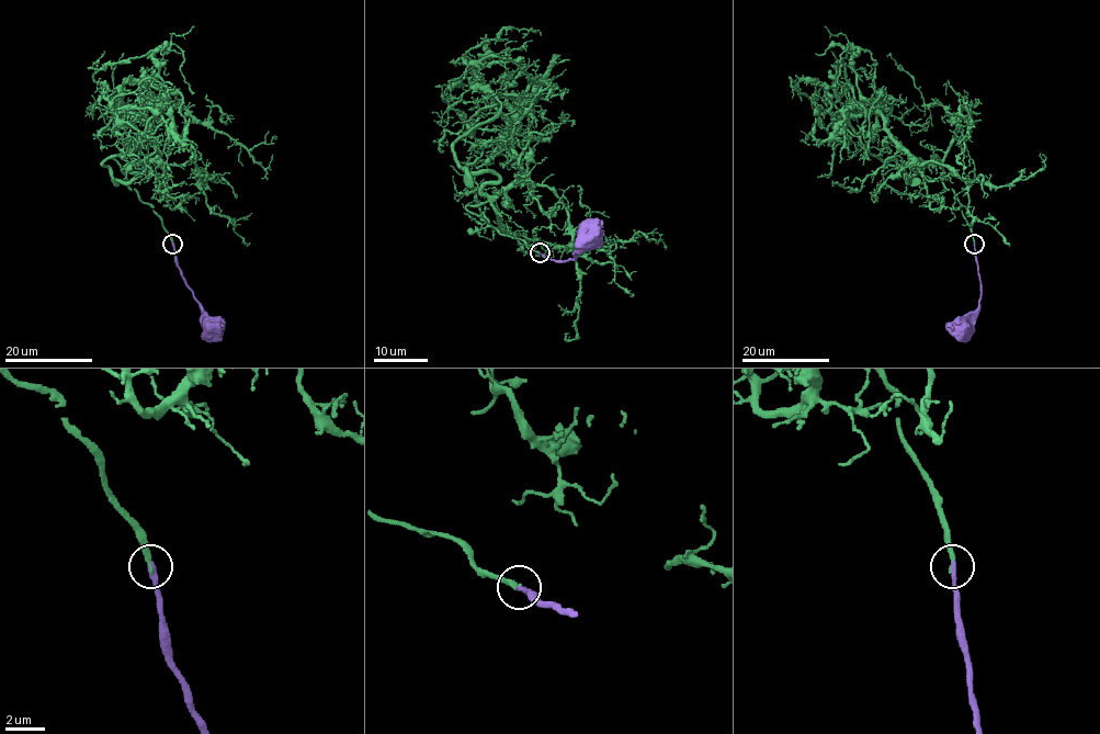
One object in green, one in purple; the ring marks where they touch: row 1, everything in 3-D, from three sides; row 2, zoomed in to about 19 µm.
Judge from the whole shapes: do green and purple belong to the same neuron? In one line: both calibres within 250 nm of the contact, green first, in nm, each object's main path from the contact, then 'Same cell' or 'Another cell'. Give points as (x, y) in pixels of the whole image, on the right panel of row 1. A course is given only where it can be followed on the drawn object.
Thickness 280 nm (green) against 320 nm. Course of green: (974, 244), (938, 158), (918, 162), (886, 127), (869, 51), (847, 48), (838, 67). Course of purple: (974, 244), (981, 304), (966, 316), (962, 327). Same cell

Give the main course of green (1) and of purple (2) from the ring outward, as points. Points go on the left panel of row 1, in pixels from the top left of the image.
1: (172, 244), (113, 158), (148, 162), (157, 154), (146, 96), (151, 68), (165, 47), (87, 67)
2: (172, 244), (176, 264), (184, 282), (219, 327)

